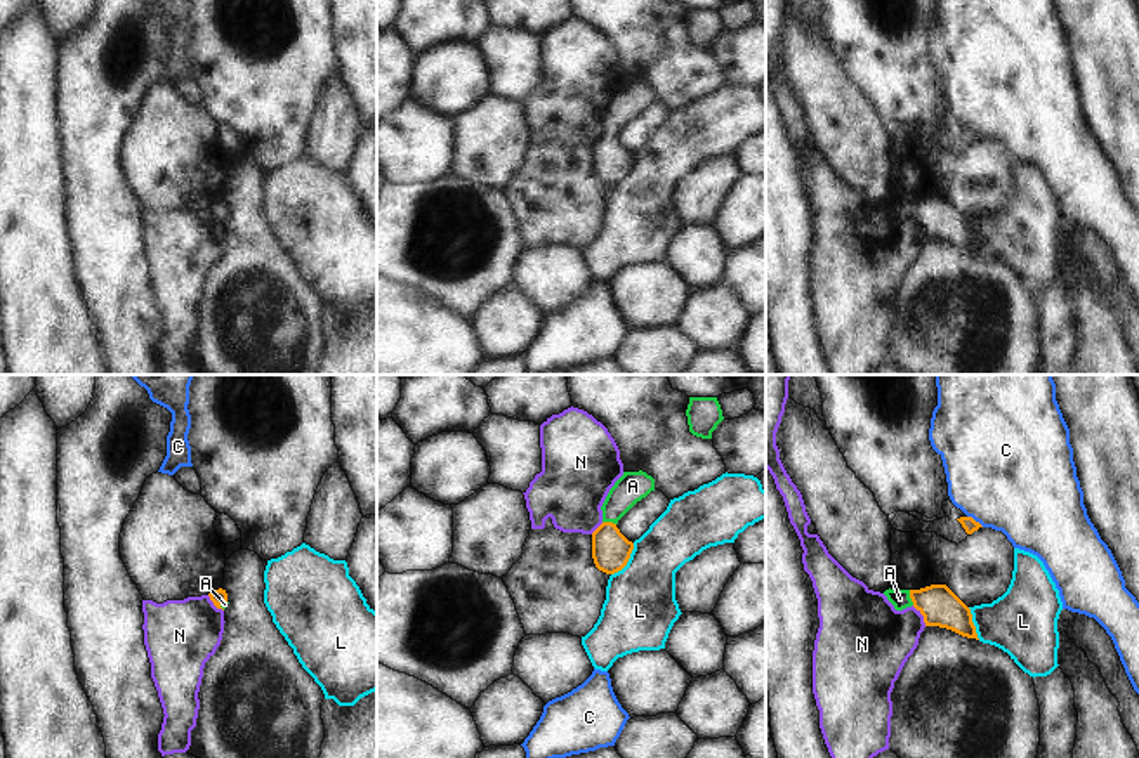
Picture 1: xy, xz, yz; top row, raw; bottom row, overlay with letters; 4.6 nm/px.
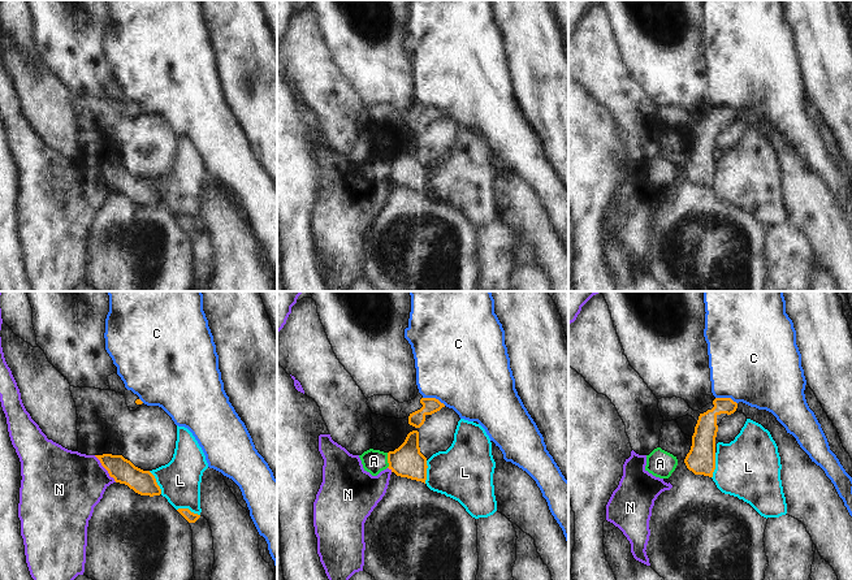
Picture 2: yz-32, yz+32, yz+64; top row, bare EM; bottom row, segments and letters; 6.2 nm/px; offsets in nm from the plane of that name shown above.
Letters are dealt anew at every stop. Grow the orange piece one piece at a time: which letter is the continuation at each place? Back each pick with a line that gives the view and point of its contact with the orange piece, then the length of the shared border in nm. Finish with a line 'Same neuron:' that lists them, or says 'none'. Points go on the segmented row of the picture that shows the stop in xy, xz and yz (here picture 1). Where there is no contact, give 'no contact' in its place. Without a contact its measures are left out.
A: meets orange in yz at (910, 597); contact 80 nm long
Same neuron: A

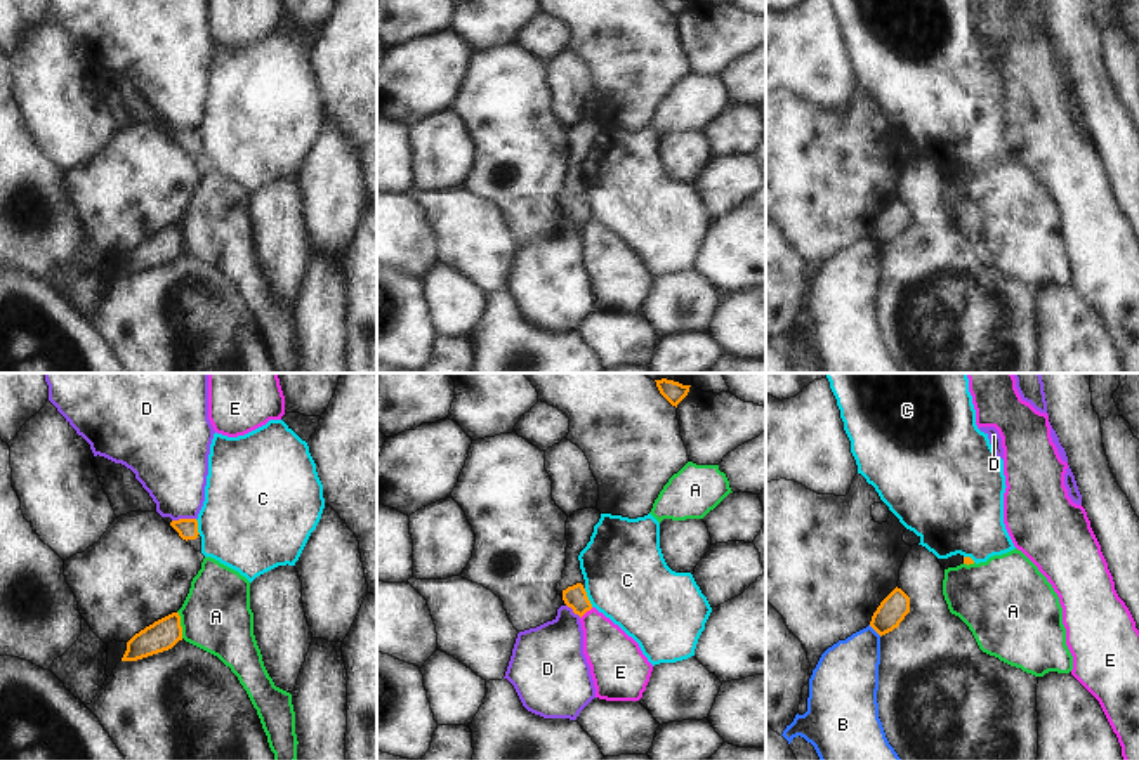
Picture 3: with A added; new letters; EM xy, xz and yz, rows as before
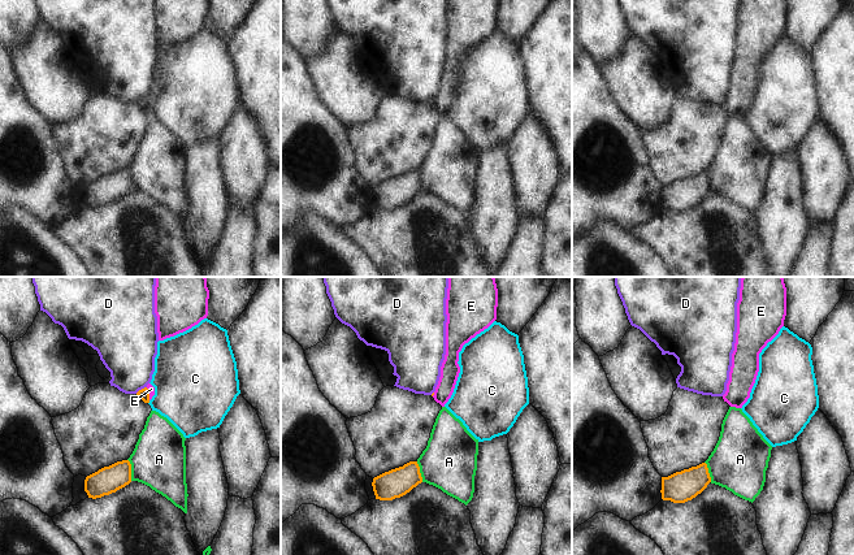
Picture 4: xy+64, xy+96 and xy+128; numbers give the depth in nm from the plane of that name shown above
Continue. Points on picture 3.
Same neuron: none

